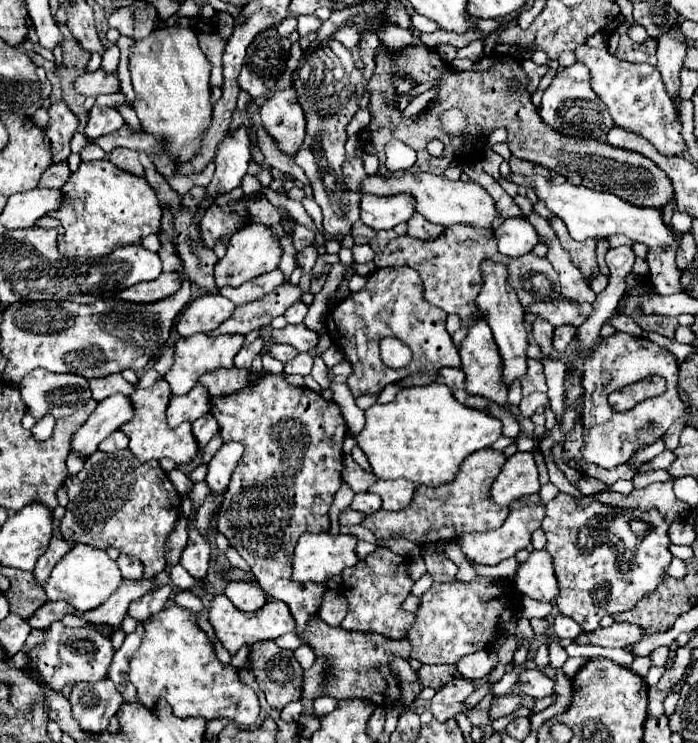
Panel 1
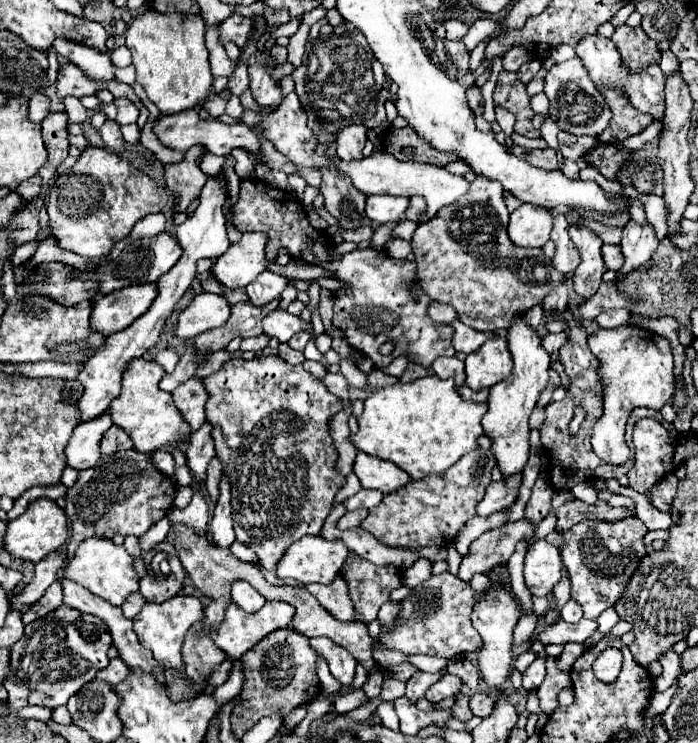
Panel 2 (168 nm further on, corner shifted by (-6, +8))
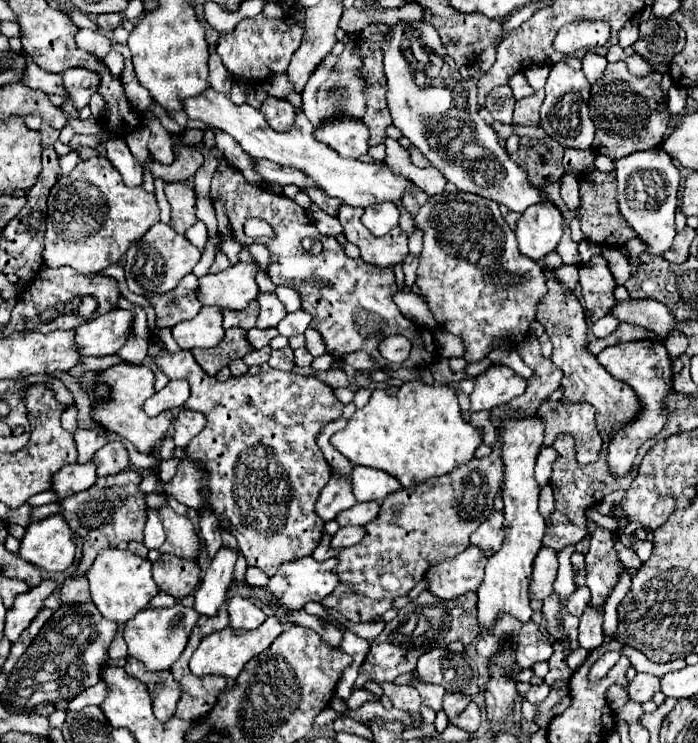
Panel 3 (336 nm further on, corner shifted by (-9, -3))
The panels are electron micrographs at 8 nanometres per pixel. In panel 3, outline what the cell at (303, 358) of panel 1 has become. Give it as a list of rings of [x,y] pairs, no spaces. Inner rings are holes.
[[[287,346],[287,348],[281,348],[281,350],[273,350],[269,362],[267,362],[271,368],[277,368],[277,370],[293,370],[293,350]]]

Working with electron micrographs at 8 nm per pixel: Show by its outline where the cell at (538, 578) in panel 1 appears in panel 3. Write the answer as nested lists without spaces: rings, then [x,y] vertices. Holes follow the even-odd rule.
[[[541,548],[533,564],[533,578],[529,588],[531,598],[545,600],[553,592],[555,576],[557,576],[557,552],[553,552],[553,548]]]

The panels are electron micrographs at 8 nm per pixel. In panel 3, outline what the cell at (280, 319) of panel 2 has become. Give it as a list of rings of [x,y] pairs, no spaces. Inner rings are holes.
[[[251,328],[251,330],[247,330],[245,338],[247,338],[247,342],[249,342],[255,350],[259,350],[259,348],[267,346],[267,344],[277,336],[277,334],[279,334],[279,332],[277,332],[277,328],[267,328],[267,330]]]

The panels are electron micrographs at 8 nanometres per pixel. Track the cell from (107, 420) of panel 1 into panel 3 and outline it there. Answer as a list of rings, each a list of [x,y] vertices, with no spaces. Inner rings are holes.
[[[93,460],[85,466],[69,464],[53,476],[51,490],[57,494],[57,502],[61,502],[67,496],[73,496],[77,492],[83,492],[83,490],[91,488],[95,484],[95,480],[97,480],[97,474],[93,472]]]

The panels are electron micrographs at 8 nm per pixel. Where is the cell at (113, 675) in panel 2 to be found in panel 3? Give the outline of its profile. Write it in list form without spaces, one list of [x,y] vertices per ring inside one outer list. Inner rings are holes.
[[[97,682],[95,686],[91,686],[91,688],[87,688],[85,692],[81,692],[75,700],[71,700],[71,702],[69,702],[69,706],[67,706],[67,712],[81,710],[81,708],[85,708],[85,706],[89,706],[89,704],[99,706],[99,704],[101,704],[101,700],[105,698],[105,692],[107,692],[105,684],[103,684],[103,682]]]

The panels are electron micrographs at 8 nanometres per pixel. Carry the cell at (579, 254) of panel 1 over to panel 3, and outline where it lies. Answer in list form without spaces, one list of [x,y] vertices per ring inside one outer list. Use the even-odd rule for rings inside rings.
[[[593,256],[579,268],[579,286],[585,300],[585,308],[591,320],[599,320],[617,304],[613,292],[617,288],[613,274],[603,256]]]

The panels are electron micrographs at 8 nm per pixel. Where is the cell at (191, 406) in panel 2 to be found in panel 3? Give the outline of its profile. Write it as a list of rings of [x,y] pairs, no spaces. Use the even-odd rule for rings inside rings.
[[[179,410],[175,420],[173,420],[173,440],[177,446],[185,448],[191,438],[195,438],[205,426],[205,416],[201,412],[193,412],[193,410]]]

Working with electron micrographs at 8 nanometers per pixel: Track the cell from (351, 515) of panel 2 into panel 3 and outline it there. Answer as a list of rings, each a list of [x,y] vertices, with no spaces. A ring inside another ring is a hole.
[[[345,526],[339,528],[339,532],[331,538],[331,548],[349,548],[353,544],[359,544],[365,536],[365,528],[357,528],[357,526]]]

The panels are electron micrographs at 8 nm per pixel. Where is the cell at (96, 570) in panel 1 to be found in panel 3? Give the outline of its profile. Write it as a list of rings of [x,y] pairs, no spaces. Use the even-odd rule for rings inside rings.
[[[101,550],[87,572],[87,580],[91,586],[91,600],[99,612],[117,624],[131,620],[159,592],[159,586],[151,576],[151,562],[147,558],[135,556],[129,550]]]

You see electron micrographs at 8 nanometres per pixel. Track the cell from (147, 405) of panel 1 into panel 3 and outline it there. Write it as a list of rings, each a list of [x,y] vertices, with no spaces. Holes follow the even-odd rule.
[[[115,364],[111,368],[107,368],[105,372],[101,372],[97,376],[97,380],[101,378],[103,384],[109,386],[111,394],[109,398],[105,400],[93,400],[93,408],[95,408],[95,402],[97,408],[93,412],[93,420],[97,424],[101,424],[103,428],[127,438],[139,452],[145,452],[149,454],[169,432],[171,424],[173,424],[173,414],[171,412],[163,412],[155,418],[149,418],[145,412],[143,412],[143,402],[155,394],[155,388],[153,388],[153,382],[155,382],[155,376],[153,372],[147,368],[147,366],[133,366],[133,364]]]

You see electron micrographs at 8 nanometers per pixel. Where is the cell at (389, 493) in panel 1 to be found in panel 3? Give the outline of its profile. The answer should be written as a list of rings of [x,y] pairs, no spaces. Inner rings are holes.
[[[355,466],[349,480],[351,480],[351,490],[359,502],[367,500],[381,502],[389,492],[401,488],[397,480],[393,480],[387,472],[365,466]]]

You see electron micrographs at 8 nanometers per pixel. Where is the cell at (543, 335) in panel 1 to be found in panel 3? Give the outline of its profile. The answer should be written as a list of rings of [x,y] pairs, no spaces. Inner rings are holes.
[[[561,264],[561,266],[555,270],[555,276],[557,276],[559,280],[563,280],[565,286],[569,286],[571,290],[575,290],[575,286],[577,286],[577,282],[579,282],[577,270],[579,270],[579,266],[567,266],[567,264]]]

